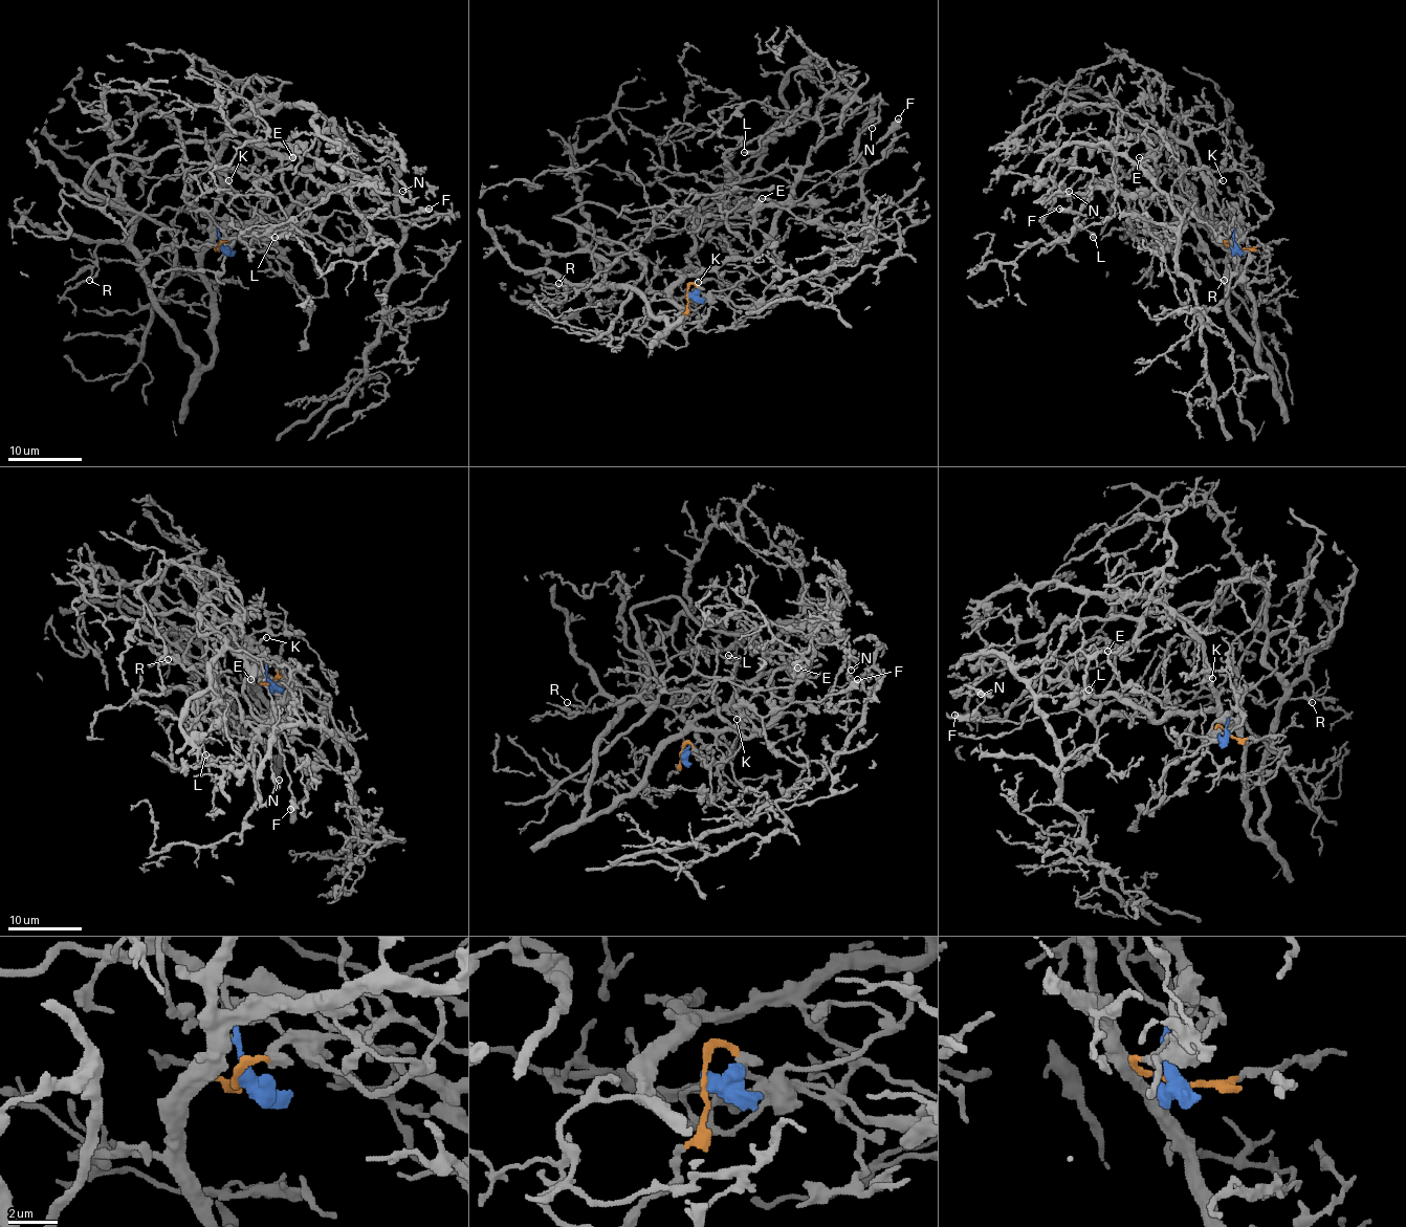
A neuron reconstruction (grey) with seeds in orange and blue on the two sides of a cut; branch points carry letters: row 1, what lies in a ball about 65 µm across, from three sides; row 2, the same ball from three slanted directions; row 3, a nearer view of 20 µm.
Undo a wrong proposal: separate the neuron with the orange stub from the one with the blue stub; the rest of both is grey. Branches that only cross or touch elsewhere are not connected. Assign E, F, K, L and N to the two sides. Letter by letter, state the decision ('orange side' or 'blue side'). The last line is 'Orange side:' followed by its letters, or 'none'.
E: blue side
F: blue side
K: orange side
L: orange side
N: orange side
Orange side: K, L, N

